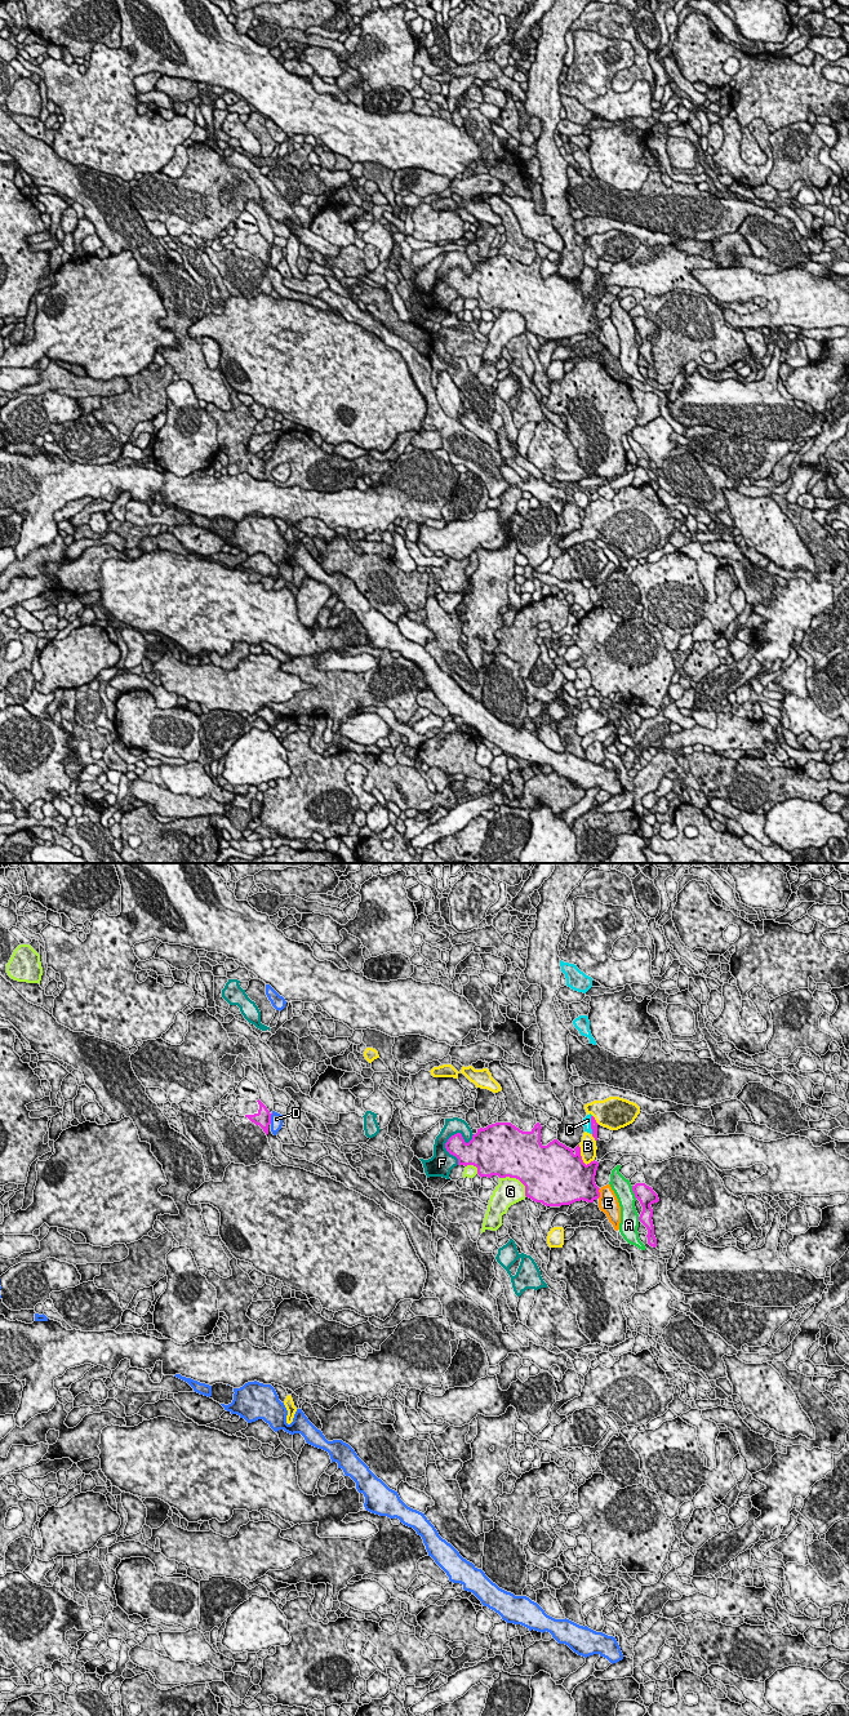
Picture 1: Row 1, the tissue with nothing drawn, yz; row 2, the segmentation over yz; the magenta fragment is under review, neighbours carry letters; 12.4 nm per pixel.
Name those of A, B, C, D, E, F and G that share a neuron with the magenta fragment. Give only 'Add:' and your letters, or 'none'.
Add: C

